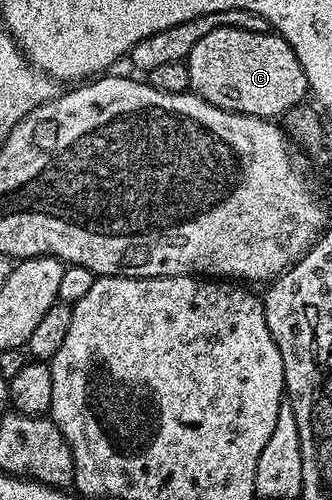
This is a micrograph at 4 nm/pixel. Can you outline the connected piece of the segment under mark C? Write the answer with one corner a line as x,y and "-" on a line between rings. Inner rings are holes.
219,27
214,33
206,33
190,49
186,62
191,94
218,109
275,120
287,116
293,107
301,106
309,94
306,73
298,57
294,57
294,49
271,30
246,33
246,29

